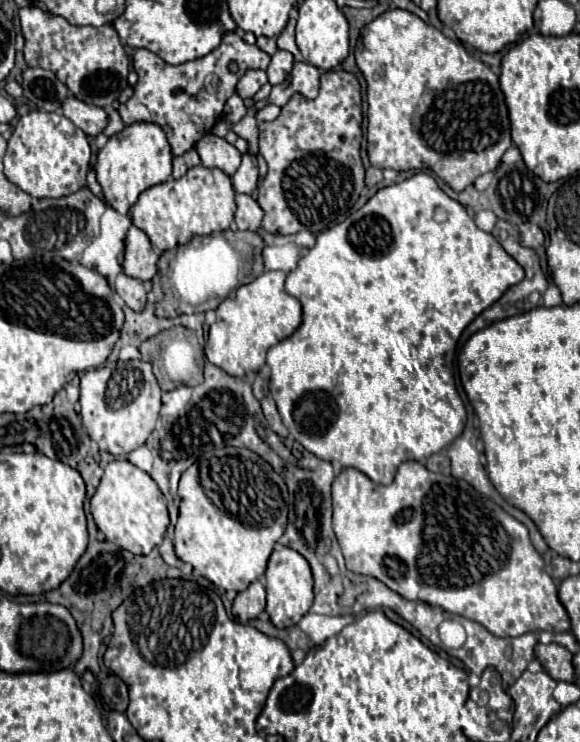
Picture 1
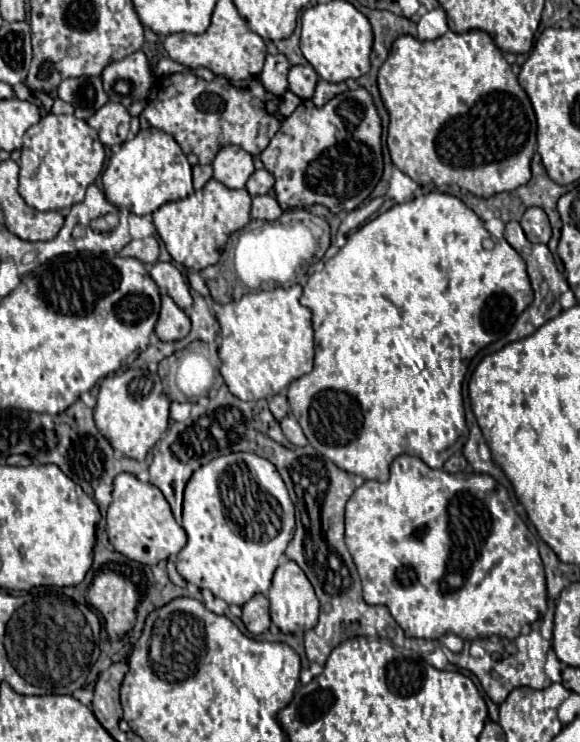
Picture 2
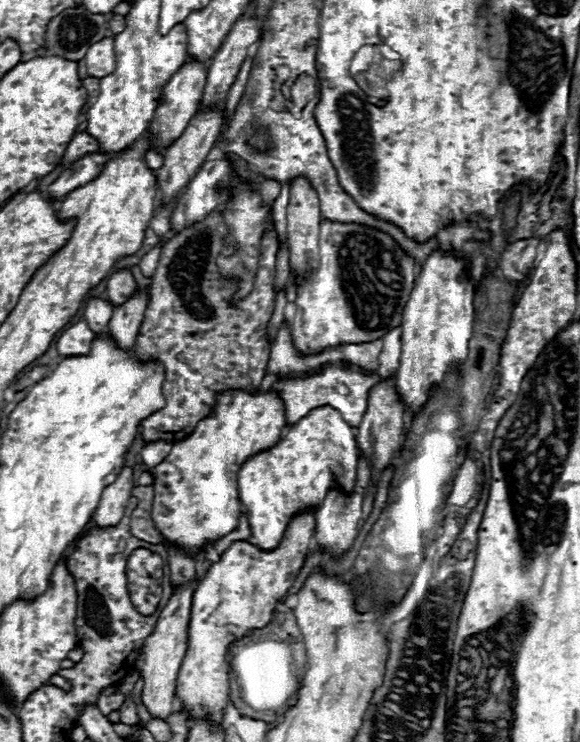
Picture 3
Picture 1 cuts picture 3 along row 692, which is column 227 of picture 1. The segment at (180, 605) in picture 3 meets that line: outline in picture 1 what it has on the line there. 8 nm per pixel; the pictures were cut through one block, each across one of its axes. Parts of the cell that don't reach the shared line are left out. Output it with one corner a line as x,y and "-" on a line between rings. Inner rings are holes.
206,134
198,144
196,152
202,160
202,166
206,168
220,168
228,176
232,176
240,166
240,152
228,144
224,138
218,138
214,134

